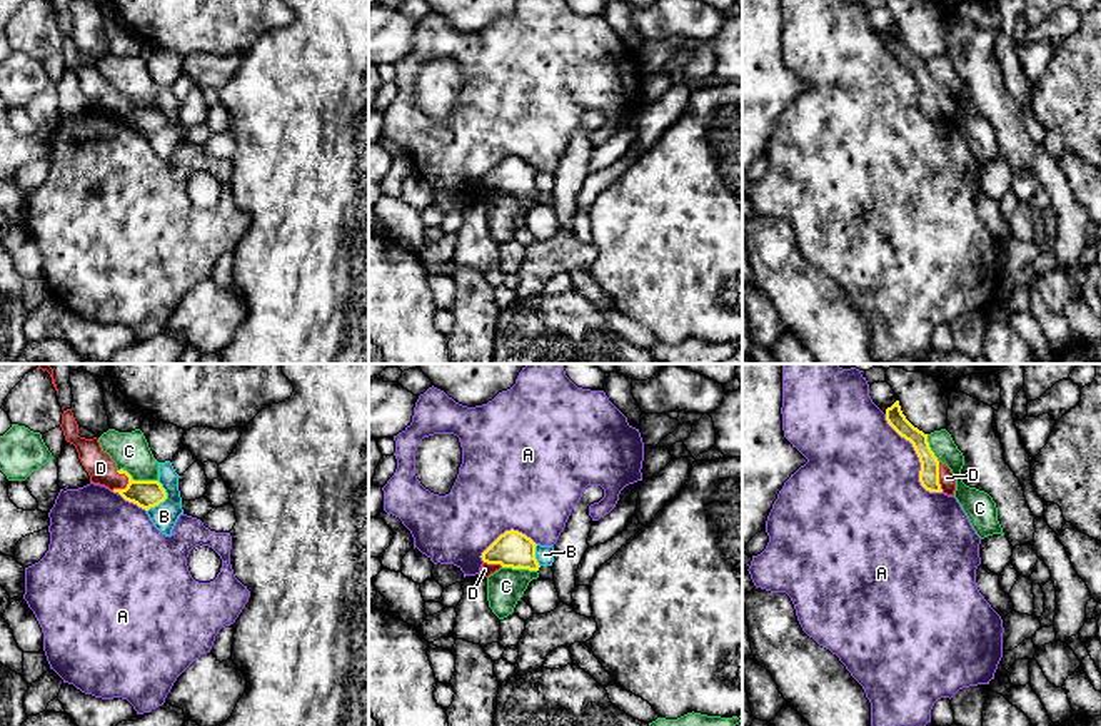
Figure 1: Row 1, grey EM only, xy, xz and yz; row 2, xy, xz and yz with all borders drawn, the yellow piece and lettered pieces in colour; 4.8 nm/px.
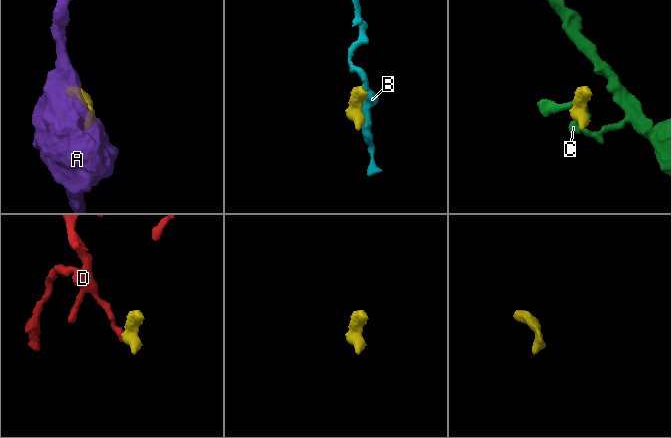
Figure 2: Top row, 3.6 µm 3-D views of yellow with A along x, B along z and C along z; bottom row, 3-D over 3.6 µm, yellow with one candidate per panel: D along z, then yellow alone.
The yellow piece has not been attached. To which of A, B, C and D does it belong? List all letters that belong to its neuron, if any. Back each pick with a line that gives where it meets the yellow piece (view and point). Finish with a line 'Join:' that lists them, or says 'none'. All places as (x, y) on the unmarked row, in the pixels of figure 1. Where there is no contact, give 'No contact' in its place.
D: Touches yellow at xy (129, 107)
Join: D

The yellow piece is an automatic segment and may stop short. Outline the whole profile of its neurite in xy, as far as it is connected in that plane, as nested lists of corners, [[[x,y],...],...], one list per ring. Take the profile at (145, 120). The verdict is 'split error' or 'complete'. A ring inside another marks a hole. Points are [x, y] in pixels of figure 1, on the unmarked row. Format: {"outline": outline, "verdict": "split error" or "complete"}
{"outline": [[[72,35],[63,37],[60,53],[65,67],[75,72],[90,108],[108,113],[145,137],[167,125],[167,118],[158,107],[133,107],[127,97],[115,93],[110,82],[102,77],[97,63],[80,63]]], "verdict": "split error"}

